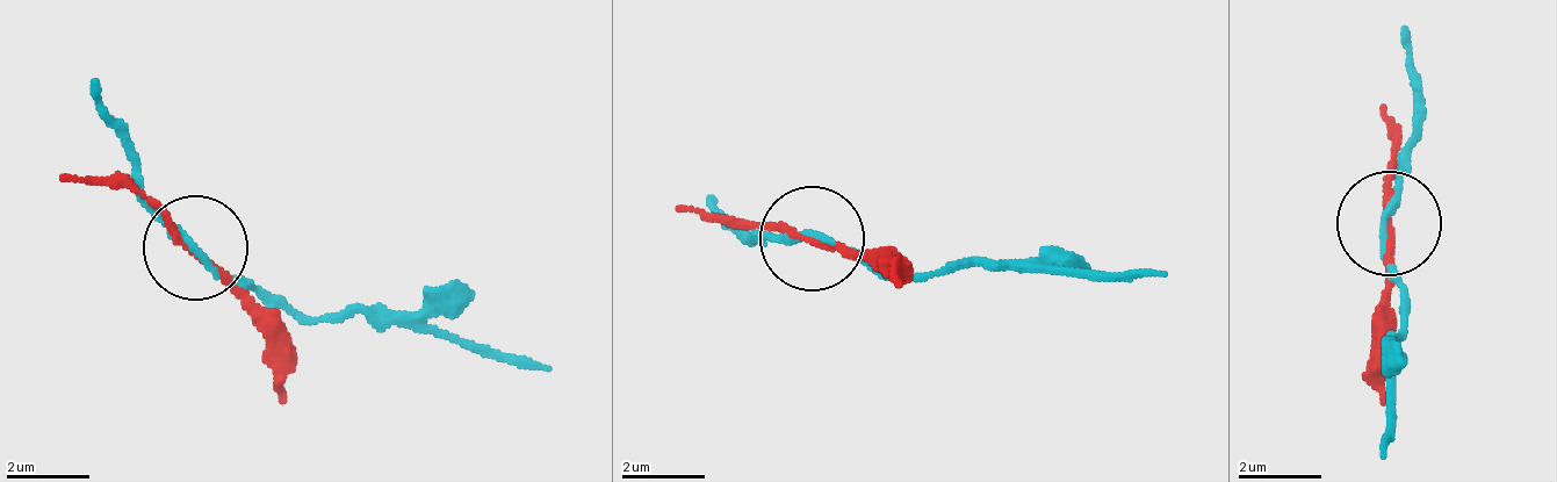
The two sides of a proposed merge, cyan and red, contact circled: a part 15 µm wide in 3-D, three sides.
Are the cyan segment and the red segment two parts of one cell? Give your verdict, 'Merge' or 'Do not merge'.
Do not merge

